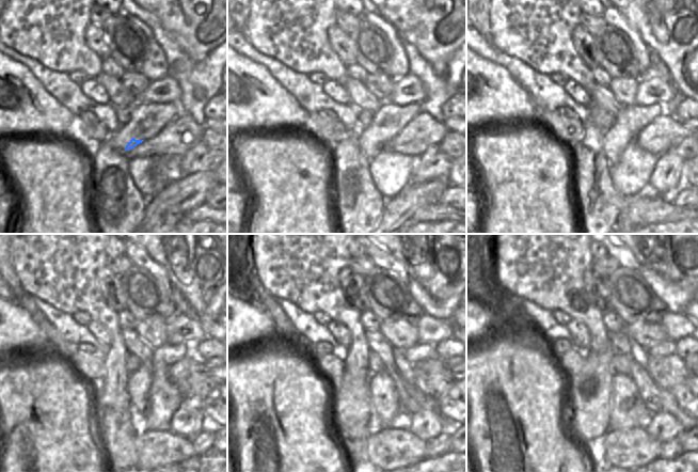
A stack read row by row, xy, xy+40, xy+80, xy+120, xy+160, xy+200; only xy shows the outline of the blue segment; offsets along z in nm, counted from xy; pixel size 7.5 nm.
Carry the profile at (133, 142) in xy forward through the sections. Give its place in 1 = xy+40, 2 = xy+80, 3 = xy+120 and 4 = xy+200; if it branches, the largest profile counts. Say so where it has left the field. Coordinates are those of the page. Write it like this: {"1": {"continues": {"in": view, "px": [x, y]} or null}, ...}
{"1": {"continues": {"in": "xy+40", "px": [374, 146]}}, "2": {"continues": {"in": "xy+80", "px": [615, 146]}}, "3": {"continues": {"in": "xy+120", "px": [139, 384]}}, "4": {"continues": {"in": "xy+200", "px": [623, 391]}}}

